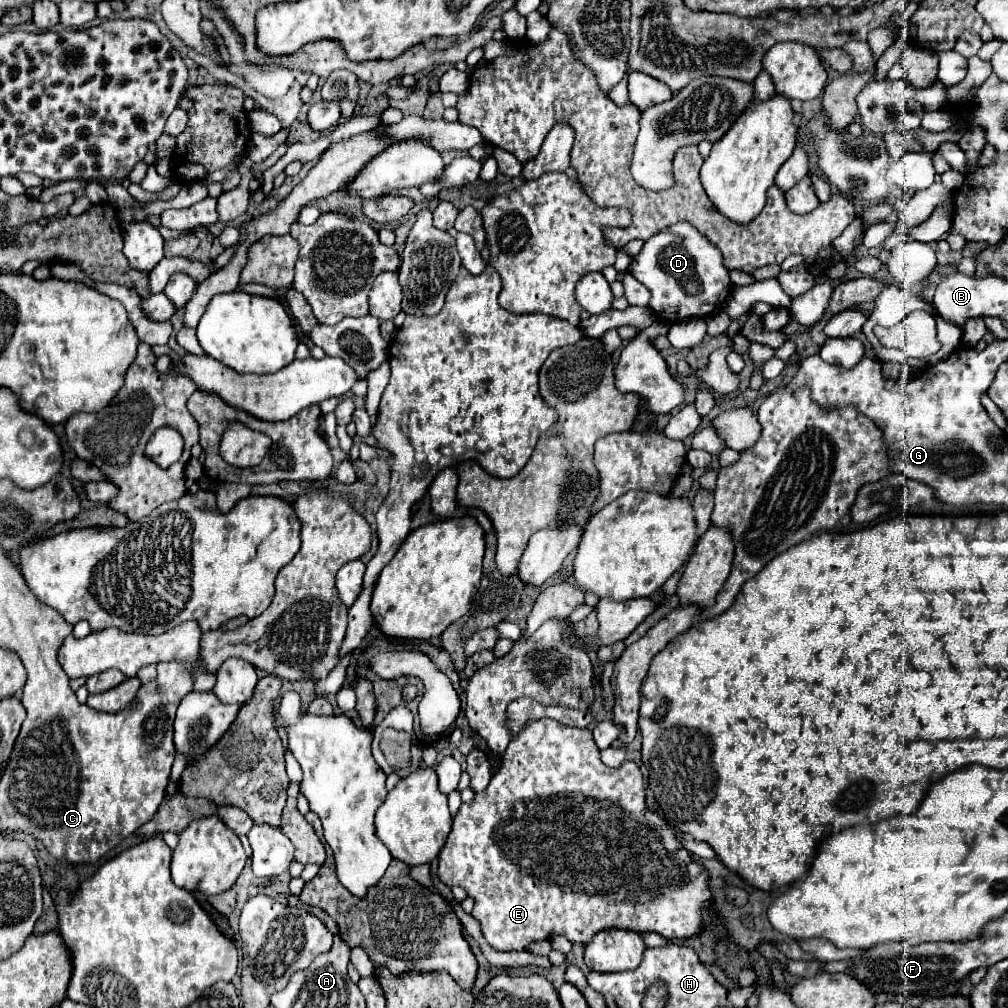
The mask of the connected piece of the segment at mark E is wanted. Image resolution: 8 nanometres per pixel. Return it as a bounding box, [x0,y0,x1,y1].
[439,718,711,950]

